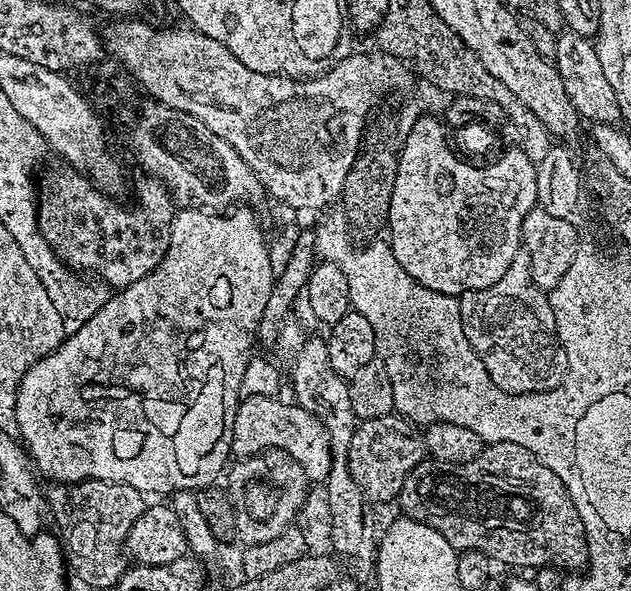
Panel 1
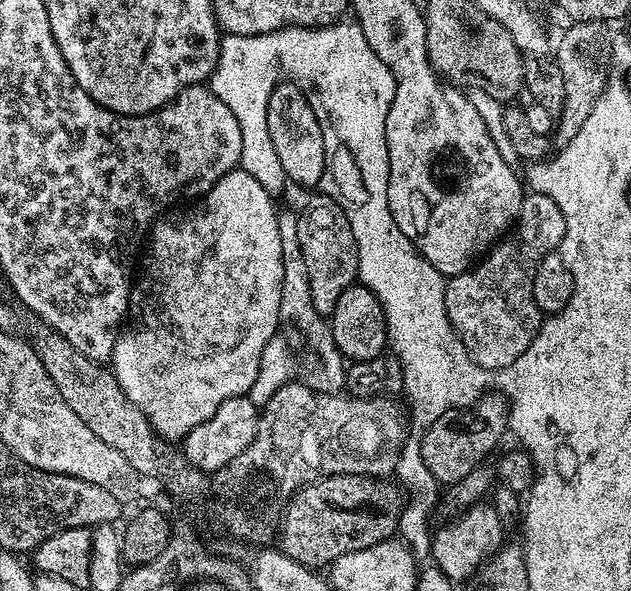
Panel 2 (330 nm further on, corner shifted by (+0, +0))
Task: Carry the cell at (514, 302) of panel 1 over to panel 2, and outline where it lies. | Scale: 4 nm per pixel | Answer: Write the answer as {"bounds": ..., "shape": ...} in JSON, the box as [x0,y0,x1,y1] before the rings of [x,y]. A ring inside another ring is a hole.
{"bounds":[445,191,567,370],"shape":[[[529,191],[504,252],[489,251],[475,266],[445,283],[448,321],[456,328],[475,364],[489,370],[505,368],[534,342],[542,323],[534,296],[536,268],[542,258],[559,249],[567,235],[566,218],[558,202],[541,192]]]}

